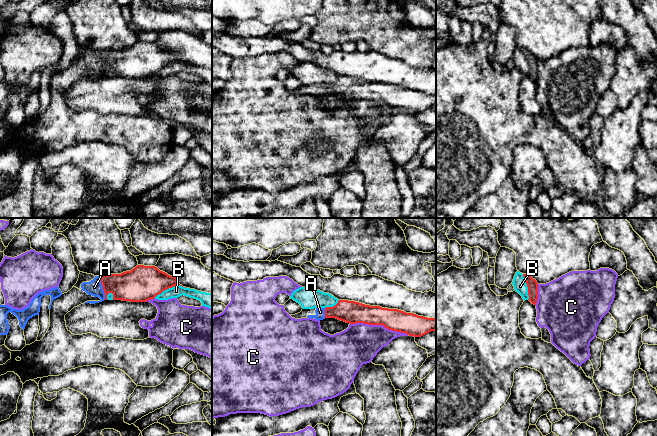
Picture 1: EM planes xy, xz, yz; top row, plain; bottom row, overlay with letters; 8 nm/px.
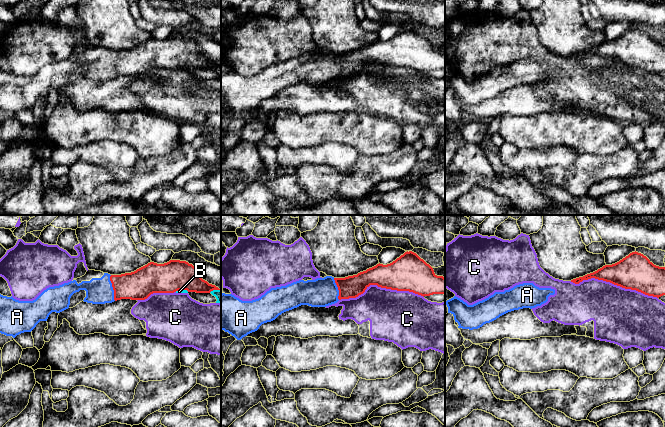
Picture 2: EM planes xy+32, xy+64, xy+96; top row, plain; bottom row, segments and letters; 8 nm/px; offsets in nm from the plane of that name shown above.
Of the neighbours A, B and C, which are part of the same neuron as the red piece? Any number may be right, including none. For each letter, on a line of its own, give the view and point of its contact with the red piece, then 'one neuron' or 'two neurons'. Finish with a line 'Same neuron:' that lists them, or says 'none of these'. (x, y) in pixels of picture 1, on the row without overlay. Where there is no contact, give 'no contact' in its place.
A: xy (103, 64) | one neuron
B: xy (168, 64) | two neurons
C: xz (379, 100) | two neurons
Same neuron: A

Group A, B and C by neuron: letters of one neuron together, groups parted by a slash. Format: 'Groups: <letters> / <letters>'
Groups: A / B / C

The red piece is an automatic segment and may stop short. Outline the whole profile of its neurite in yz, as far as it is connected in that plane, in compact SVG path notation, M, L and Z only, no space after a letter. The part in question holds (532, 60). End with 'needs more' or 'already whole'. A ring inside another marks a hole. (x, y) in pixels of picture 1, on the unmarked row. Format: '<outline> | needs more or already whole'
M523 50L523 53L525 55L525 58L528 63L528 71L529 71L529 77L536 81L537 75L538 75L538 59L535 55L533 55L528 50Z | already whole

